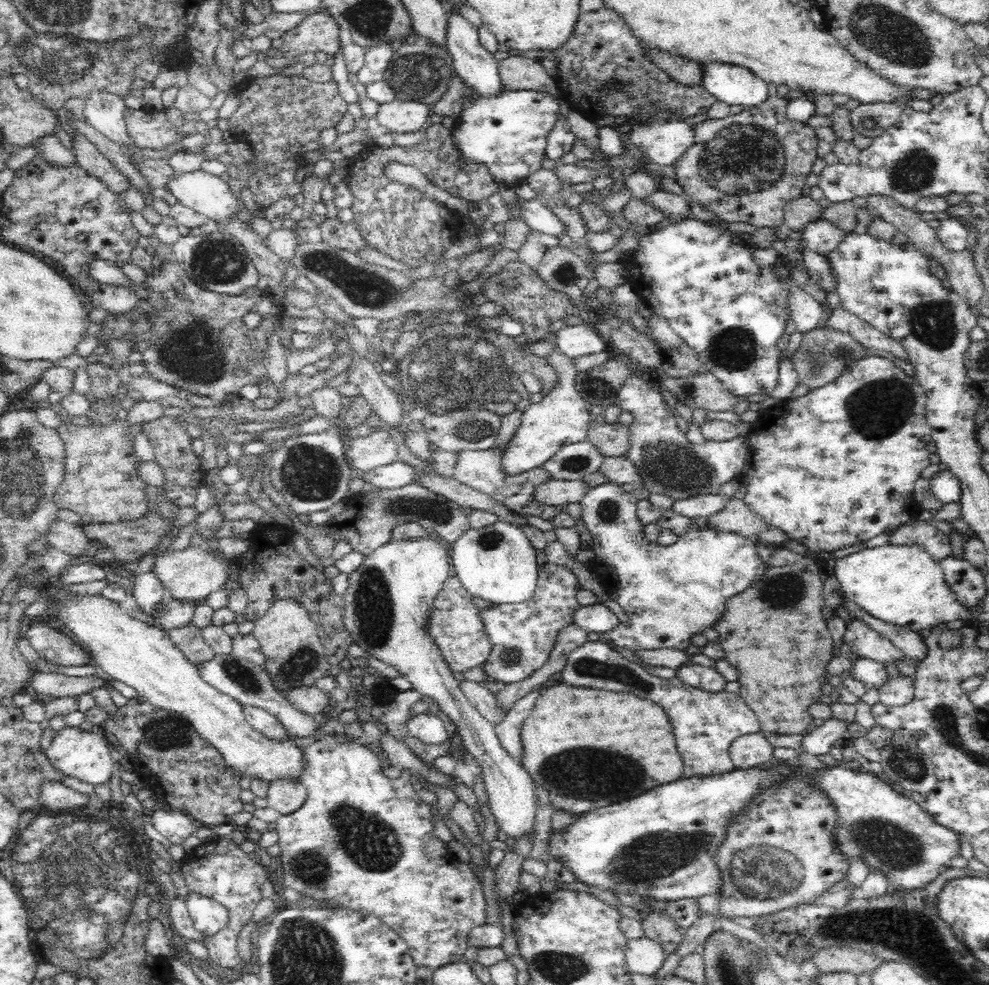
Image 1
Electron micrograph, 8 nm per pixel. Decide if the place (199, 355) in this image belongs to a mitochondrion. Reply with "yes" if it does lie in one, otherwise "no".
yes

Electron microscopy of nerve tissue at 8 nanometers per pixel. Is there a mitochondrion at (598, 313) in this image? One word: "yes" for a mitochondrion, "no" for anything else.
no

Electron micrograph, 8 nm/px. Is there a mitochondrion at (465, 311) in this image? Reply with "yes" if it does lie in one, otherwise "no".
yes

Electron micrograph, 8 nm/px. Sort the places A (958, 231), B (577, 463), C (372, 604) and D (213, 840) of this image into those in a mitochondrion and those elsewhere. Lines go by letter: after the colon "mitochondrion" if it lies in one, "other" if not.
A: other
B: mitochondrion
C: mitochondrion
D: other

